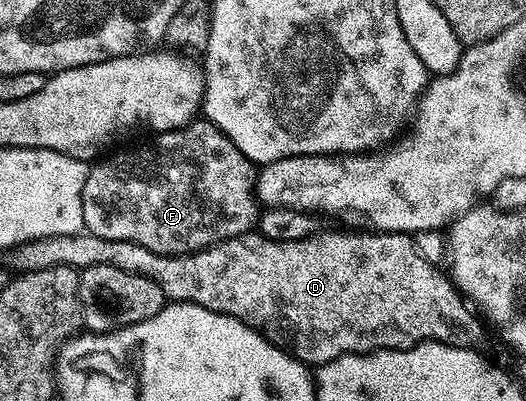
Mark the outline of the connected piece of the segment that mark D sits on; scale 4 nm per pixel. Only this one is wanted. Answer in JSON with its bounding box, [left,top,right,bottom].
[17,230,482,368]

